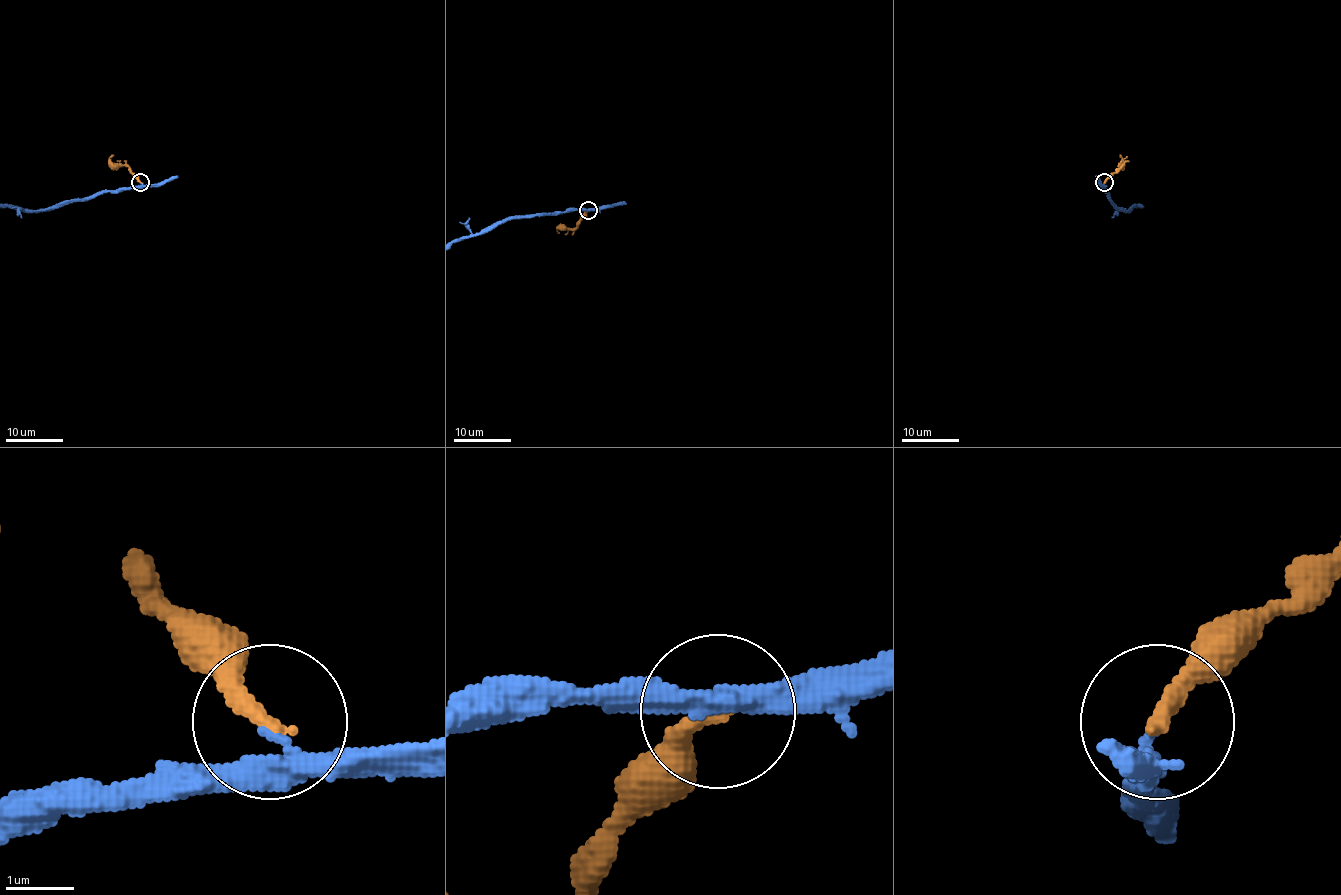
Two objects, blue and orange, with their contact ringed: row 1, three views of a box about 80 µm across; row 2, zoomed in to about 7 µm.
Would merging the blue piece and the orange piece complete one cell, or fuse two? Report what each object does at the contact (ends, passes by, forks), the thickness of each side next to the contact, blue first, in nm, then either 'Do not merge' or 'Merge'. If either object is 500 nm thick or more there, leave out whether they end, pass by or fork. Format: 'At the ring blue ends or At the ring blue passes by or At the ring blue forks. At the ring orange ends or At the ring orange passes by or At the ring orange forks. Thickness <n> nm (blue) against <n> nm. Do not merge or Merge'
At the ring blue passes by. At the ring orange ends. Thickness 260 nm (blue) against 280 nm. Do not merge

